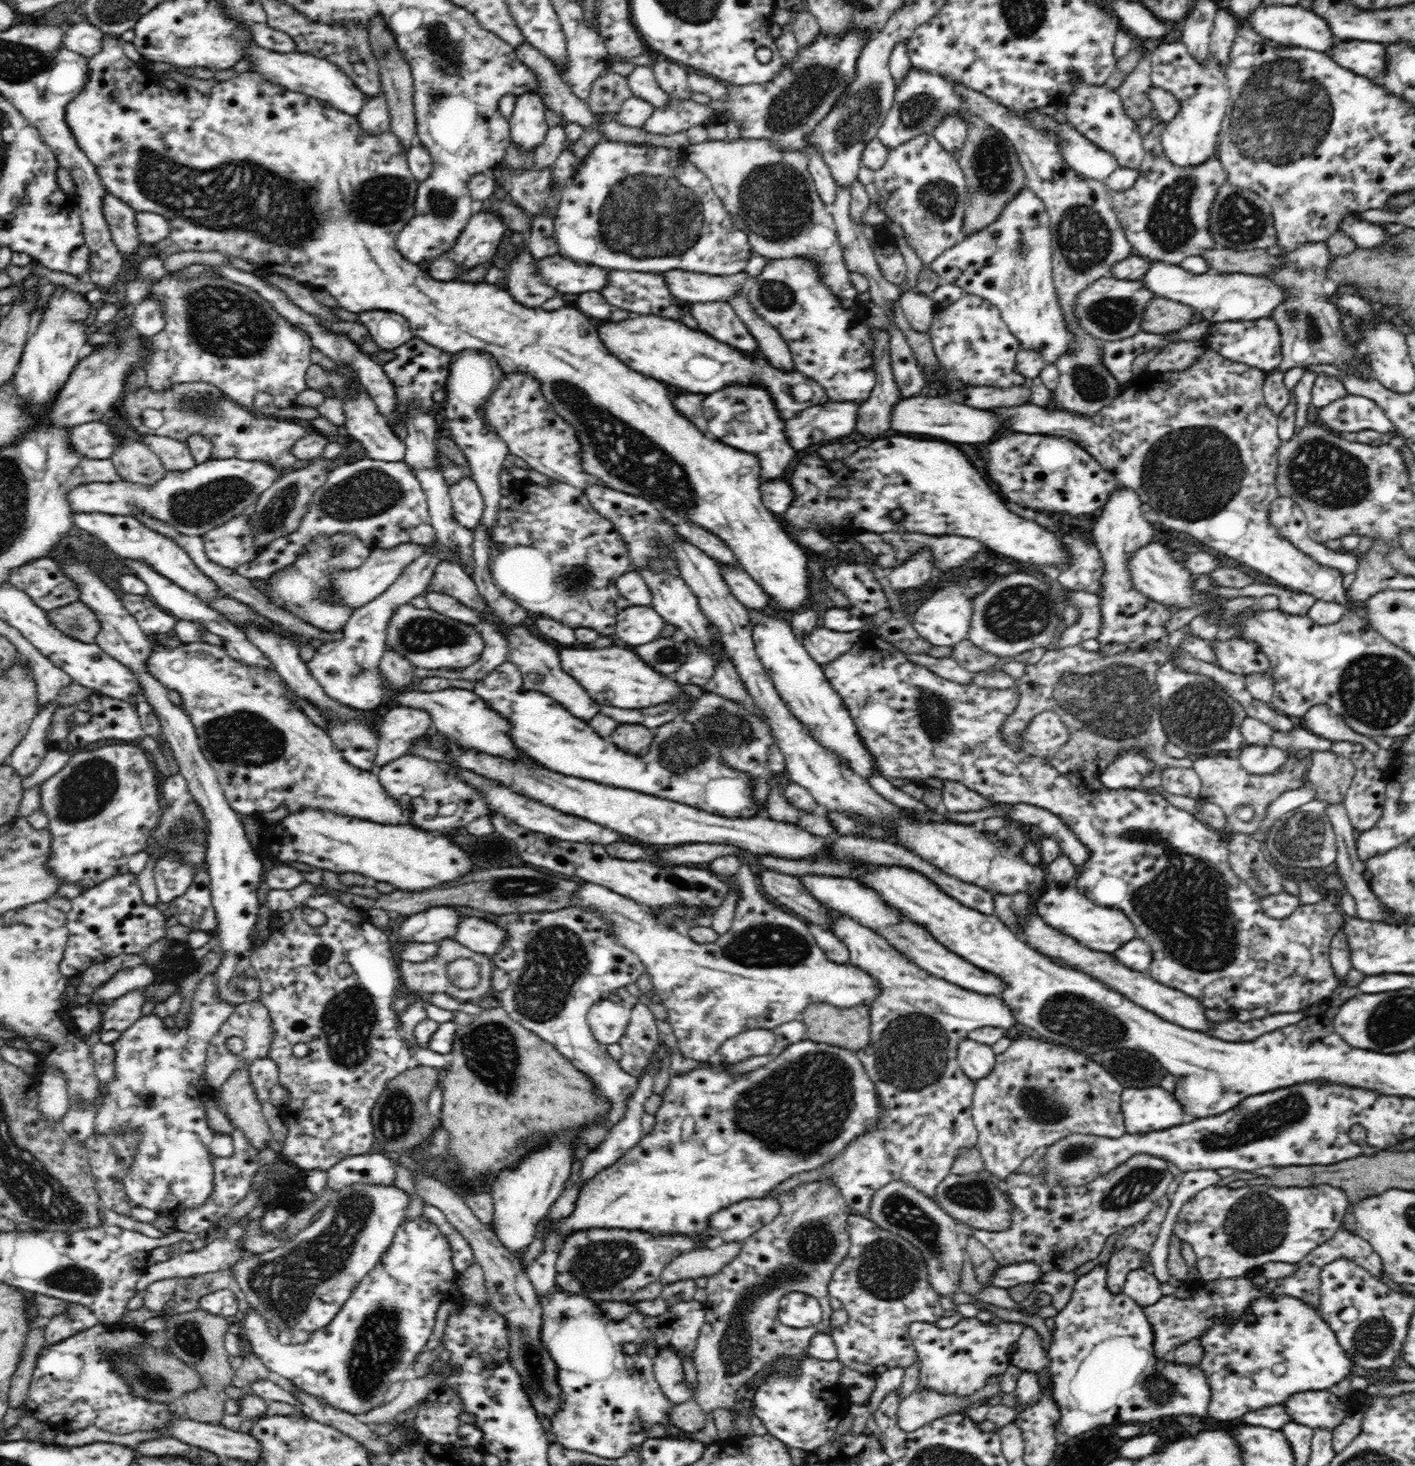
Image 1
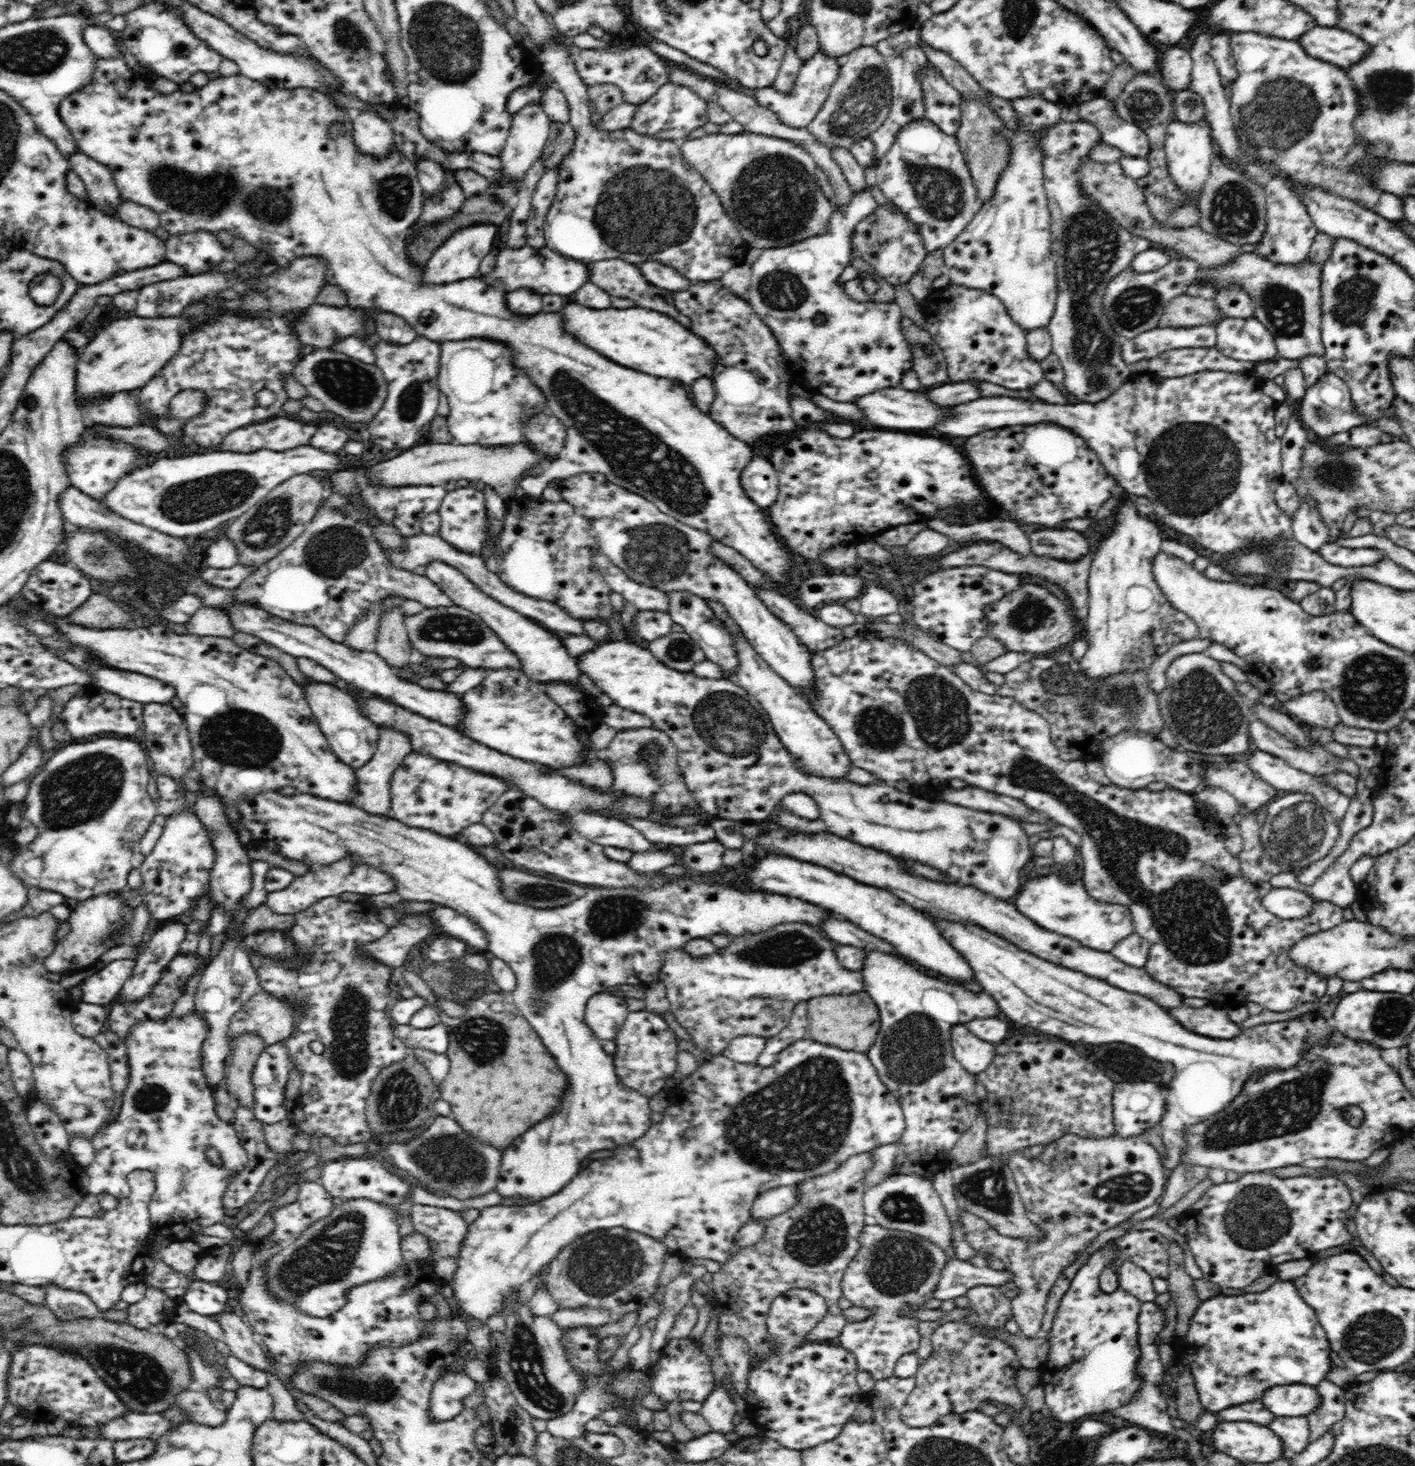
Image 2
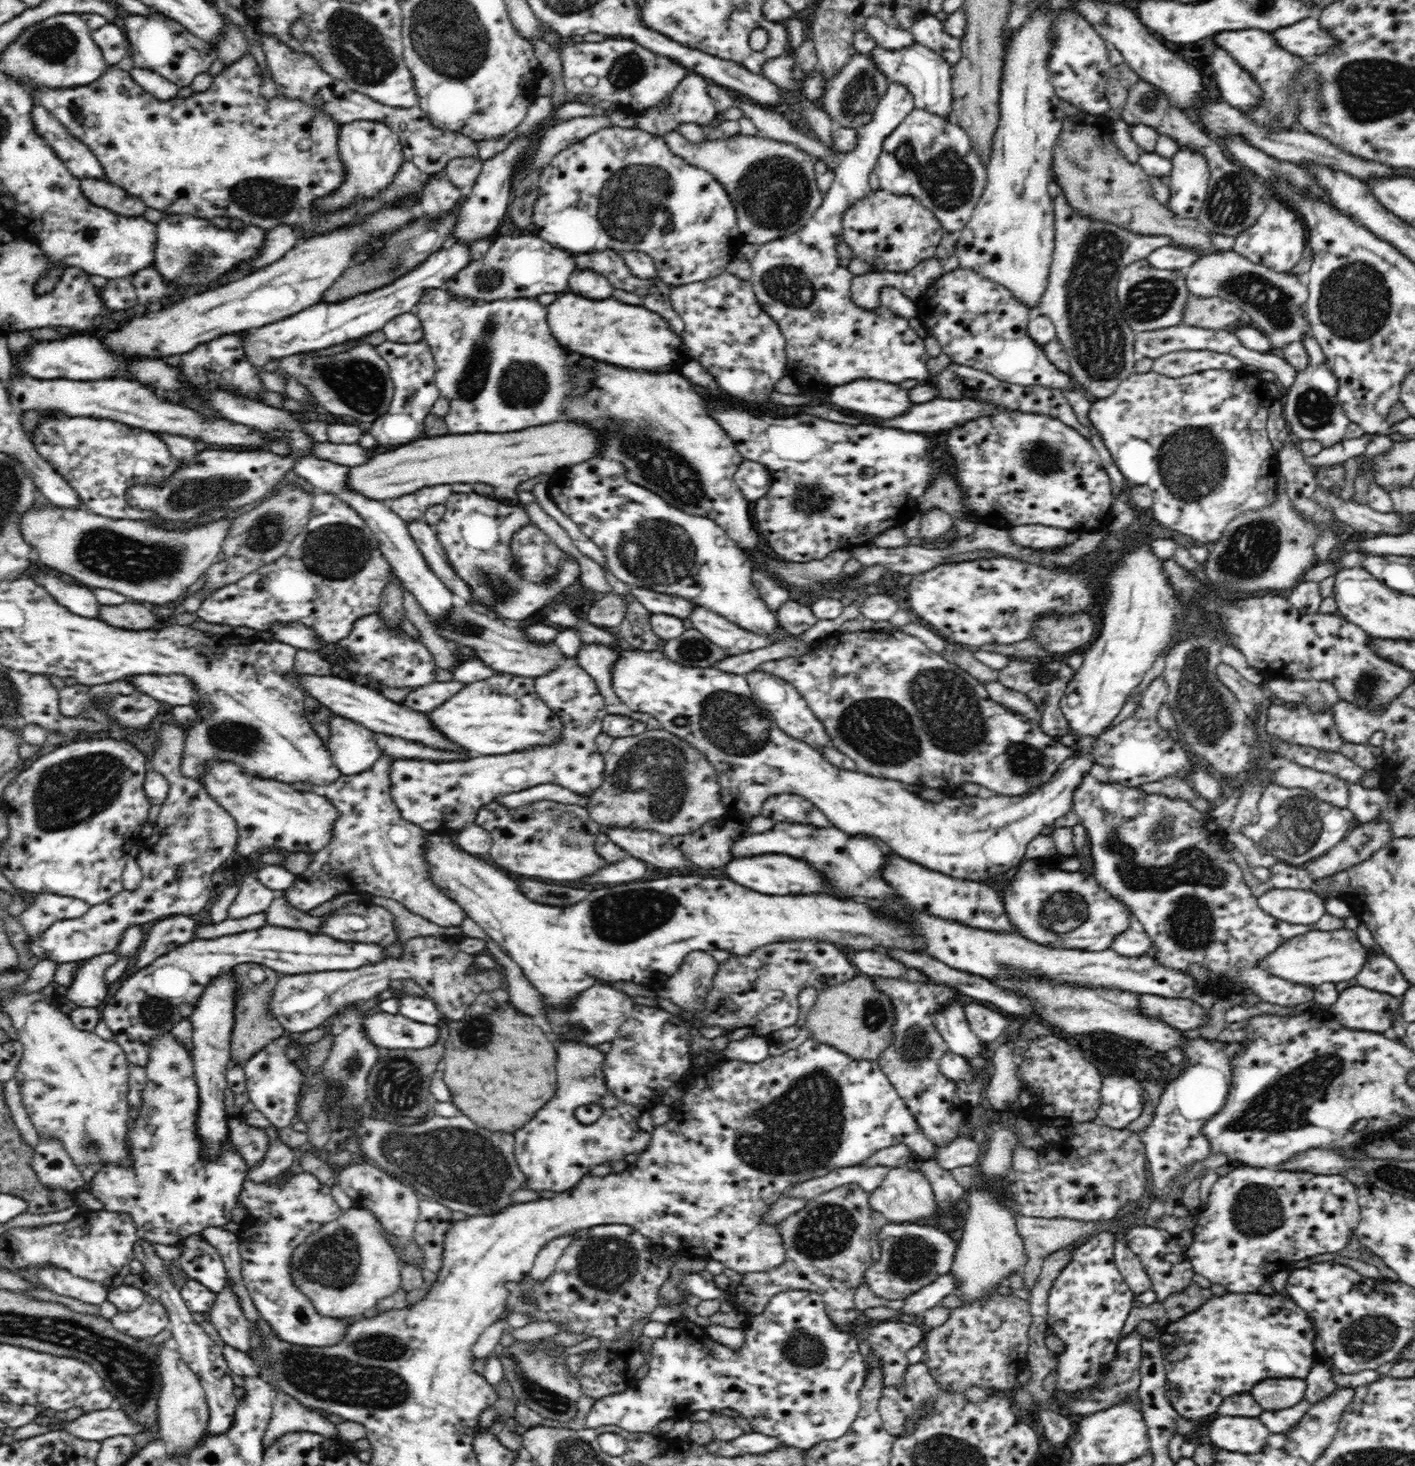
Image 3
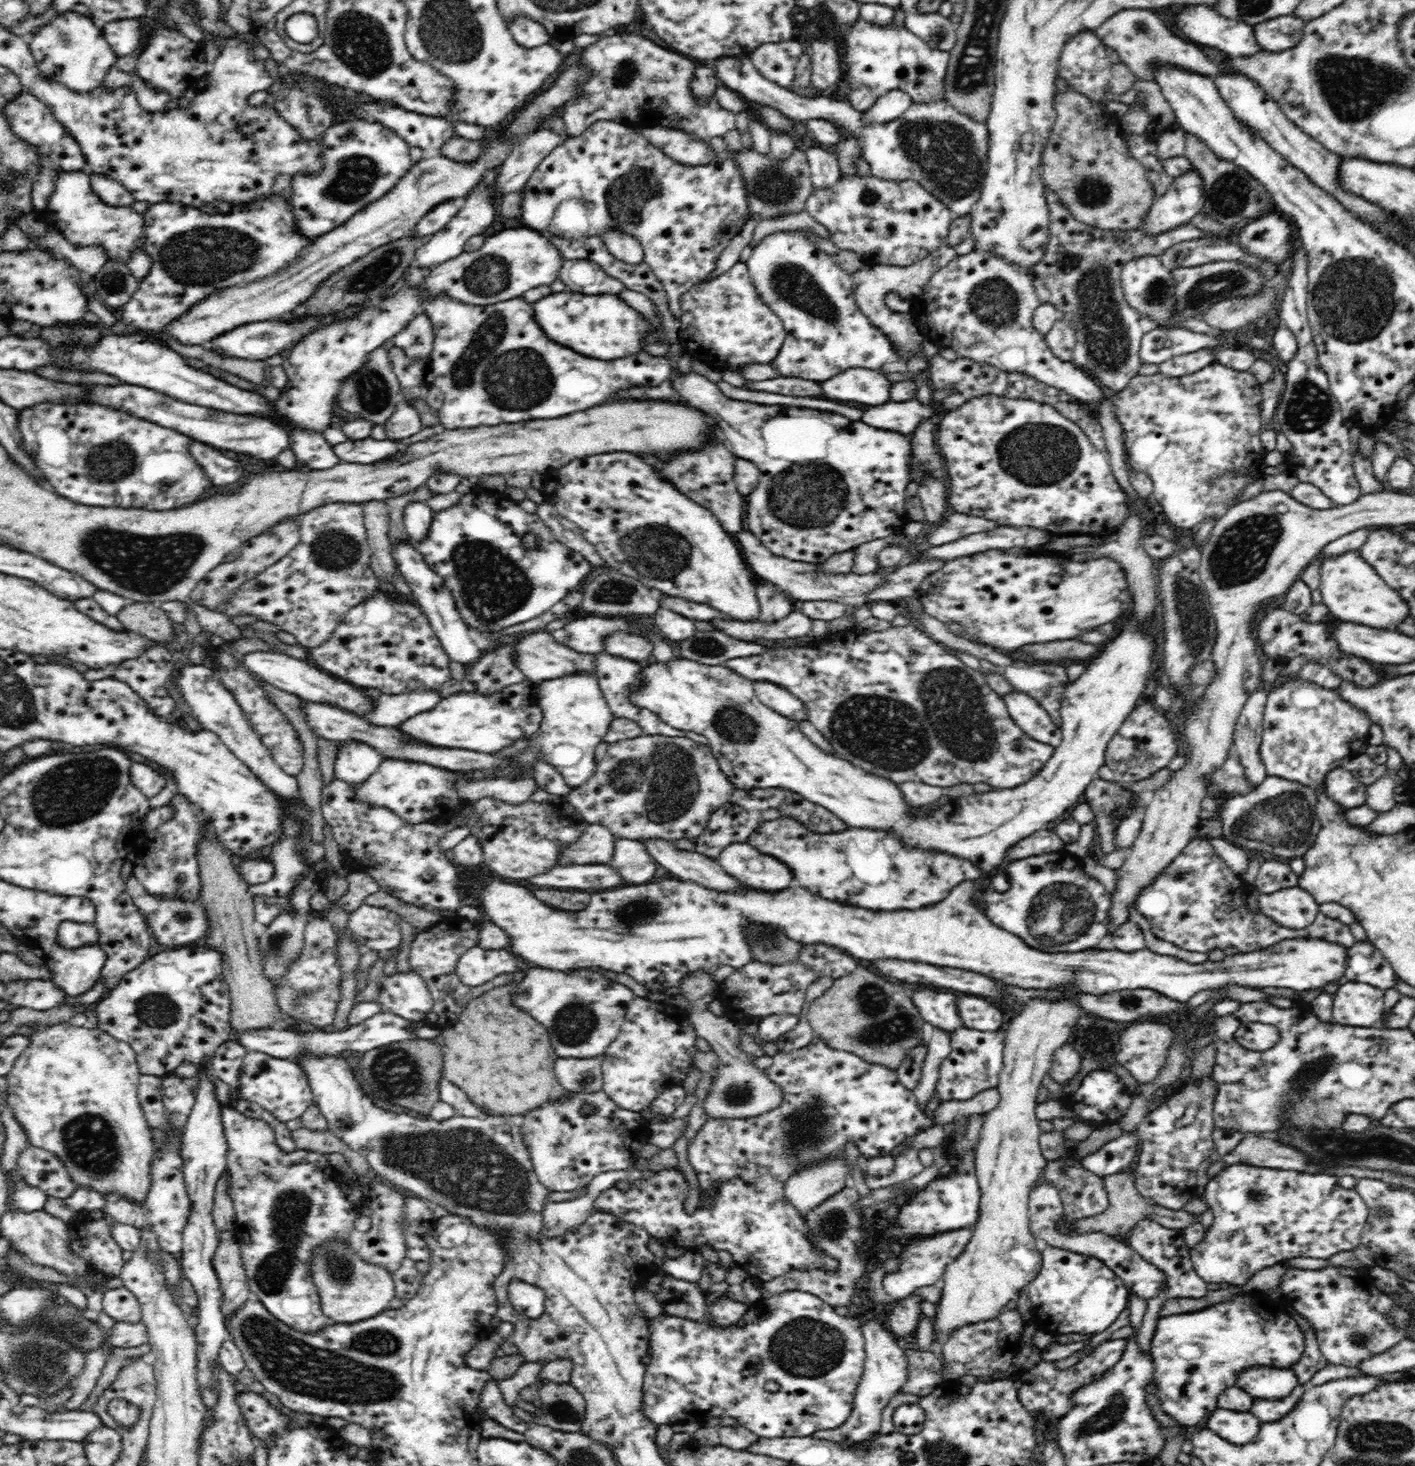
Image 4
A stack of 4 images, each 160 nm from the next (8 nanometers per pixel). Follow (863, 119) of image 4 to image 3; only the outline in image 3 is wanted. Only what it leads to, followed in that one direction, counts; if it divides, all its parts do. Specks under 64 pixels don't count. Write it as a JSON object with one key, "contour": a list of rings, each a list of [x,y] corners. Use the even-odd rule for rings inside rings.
{"contour":[[[890,82],[886,94],[880,98],[872,120],[857,130],[857,147],[849,153],[837,153],[837,167],[831,187],[824,193],[824,200],[813,218],[803,229],[766,244],[759,245],[756,254],[749,259],[752,267],[750,283],[756,299],[764,312],[774,319],[784,335],[787,356],[787,375],[802,390],[825,388],[828,392],[837,386],[844,386],[856,379],[872,379],[892,384],[905,380],[928,382],[926,362],[930,357],[925,349],[925,339],[908,325],[908,319],[898,316],[881,305],[875,310],[860,308],[851,299],[853,274],[840,266],[841,256],[837,246],[844,241],[842,220],[852,205],[874,191],[868,185],[870,174],[874,172],[879,154],[883,151],[884,139],[915,109],[912,93],[898,82]]]}

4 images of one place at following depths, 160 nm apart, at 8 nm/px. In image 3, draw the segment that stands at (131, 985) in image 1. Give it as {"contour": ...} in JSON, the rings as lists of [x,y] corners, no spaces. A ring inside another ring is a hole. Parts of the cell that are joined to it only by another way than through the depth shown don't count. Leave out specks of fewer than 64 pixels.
{"contour":[[[114,952],[84,960],[84,966],[76,972],[76,978],[67,988],[66,999],[78,1007],[97,1008],[104,1004],[108,994],[113,992],[110,982],[105,980],[105,974],[119,958]]]}

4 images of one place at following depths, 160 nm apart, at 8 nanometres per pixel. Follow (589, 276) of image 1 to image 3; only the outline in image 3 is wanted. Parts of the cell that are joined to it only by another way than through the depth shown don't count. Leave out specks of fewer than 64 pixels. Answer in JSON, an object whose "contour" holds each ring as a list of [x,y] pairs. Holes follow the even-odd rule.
{"contour":[[[536,234],[498,237],[481,259],[474,259],[444,286],[457,296],[473,298],[476,302],[502,299],[536,298],[550,292],[566,292],[570,274],[576,270],[575,255],[552,244]]]}

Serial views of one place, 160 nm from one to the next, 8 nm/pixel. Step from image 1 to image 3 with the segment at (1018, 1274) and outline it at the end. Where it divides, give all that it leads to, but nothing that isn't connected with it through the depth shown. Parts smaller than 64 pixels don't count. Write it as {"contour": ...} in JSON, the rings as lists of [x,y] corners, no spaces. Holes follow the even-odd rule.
{"contour":[[[951,1272],[942,1274],[932,1284],[928,1284],[923,1289],[911,1294],[905,1300],[905,1305],[901,1309],[904,1314],[917,1314],[922,1316],[928,1309],[940,1305],[942,1300],[950,1294],[955,1294],[957,1290],[957,1280]]]}

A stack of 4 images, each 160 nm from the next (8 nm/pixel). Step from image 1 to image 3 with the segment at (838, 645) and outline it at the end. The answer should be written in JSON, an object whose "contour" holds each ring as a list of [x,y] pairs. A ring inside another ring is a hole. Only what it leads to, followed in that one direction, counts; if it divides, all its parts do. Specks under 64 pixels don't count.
{"contour":[[[789,599],[774,612],[778,622],[784,631],[792,636],[798,637],[799,634],[806,632],[819,621],[810,607],[799,604],[797,601]]]}

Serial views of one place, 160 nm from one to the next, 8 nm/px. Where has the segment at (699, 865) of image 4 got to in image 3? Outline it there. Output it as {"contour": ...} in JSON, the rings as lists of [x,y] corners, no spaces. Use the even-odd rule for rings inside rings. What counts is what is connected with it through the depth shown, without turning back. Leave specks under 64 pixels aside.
{"contour":[[[601,826],[600,830],[612,843],[629,852],[631,856],[658,868],[686,868],[694,865],[684,859],[678,847],[671,843],[671,837],[654,831],[619,826]]]}

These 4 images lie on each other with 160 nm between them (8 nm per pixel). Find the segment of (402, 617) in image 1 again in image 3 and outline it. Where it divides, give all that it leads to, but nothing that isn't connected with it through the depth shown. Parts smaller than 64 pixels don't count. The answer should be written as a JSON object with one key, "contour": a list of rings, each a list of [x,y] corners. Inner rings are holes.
{"contour":[[[476,604],[452,606],[446,610],[444,620],[441,618],[440,620],[433,620],[429,615],[427,617],[429,618],[428,621],[434,624],[435,633],[448,644],[457,647],[468,646],[475,652],[476,659],[498,673],[535,679],[552,672],[566,659],[566,656],[556,646],[555,641],[550,642],[550,644],[538,645],[524,636],[524,631],[520,631],[516,624],[512,625],[502,619],[494,618],[479,609]]]}

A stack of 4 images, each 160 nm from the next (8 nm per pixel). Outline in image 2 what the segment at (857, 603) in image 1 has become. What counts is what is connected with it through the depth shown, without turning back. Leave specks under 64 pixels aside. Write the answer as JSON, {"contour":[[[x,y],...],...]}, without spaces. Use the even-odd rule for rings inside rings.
{"contour":[[[878,586],[862,588],[857,599],[860,601],[859,612],[870,618],[897,613],[898,604],[900,604],[898,598],[894,598],[894,595],[890,594],[886,588],[878,588]]]}

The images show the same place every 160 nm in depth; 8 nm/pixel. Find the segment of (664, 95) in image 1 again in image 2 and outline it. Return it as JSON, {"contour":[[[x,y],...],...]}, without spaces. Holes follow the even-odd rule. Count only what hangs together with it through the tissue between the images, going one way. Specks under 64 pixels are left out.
{"contour":[[[564,39],[569,45],[569,53],[575,62],[576,71],[586,86],[612,83],[621,88],[626,102],[641,105],[652,98],[662,85],[668,83],[668,66],[671,63],[657,55],[650,47],[626,46],[624,49],[613,46],[613,49],[582,50],[573,45],[570,39]]]}

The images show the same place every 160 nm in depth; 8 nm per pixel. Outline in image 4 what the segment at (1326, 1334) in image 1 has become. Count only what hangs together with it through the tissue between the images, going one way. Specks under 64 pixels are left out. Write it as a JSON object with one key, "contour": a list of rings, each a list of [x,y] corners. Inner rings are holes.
{"contour":[[[1249,1293],[1236,1294],[1224,1302],[1186,1314],[1162,1317],[1157,1322],[1153,1336],[1151,1356],[1154,1363],[1156,1395],[1160,1398],[1160,1409],[1176,1420],[1182,1428],[1193,1427],[1210,1416],[1217,1408],[1218,1397],[1238,1384],[1242,1371],[1254,1367],[1292,1369],[1303,1357],[1305,1332],[1290,1314],[1282,1311],[1277,1303],[1260,1296],[1258,1301],[1248,1298]]]}

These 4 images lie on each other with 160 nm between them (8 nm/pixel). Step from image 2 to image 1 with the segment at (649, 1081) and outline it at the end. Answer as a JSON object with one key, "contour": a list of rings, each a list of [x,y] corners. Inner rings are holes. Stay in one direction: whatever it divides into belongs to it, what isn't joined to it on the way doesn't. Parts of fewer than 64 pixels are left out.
{"contour":[[[637,1004],[631,1009],[631,1019],[626,1028],[626,1034],[618,1043],[624,1051],[619,1060],[624,1072],[634,1077],[640,1076],[642,1070],[648,1066],[654,1052],[662,1056],[665,1046],[660,1046],[658,1026],[648,1006]]]}

